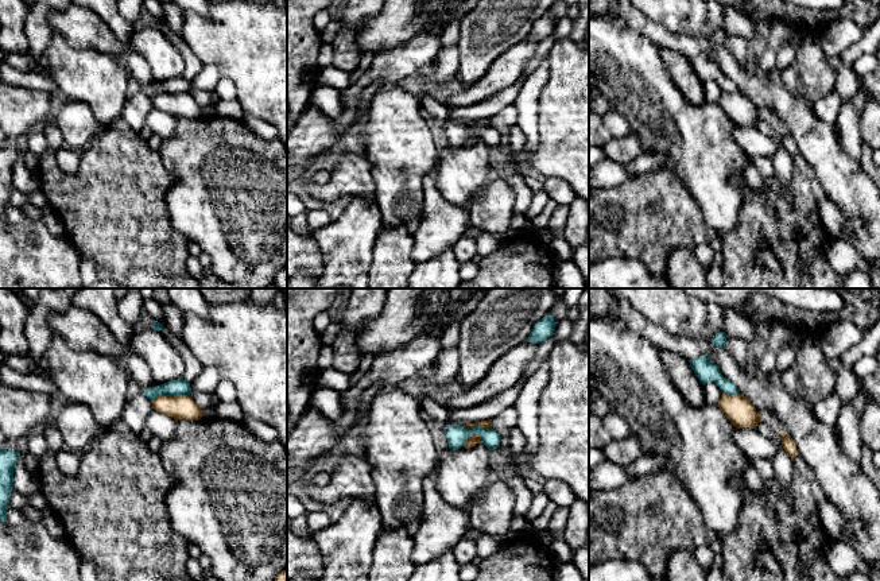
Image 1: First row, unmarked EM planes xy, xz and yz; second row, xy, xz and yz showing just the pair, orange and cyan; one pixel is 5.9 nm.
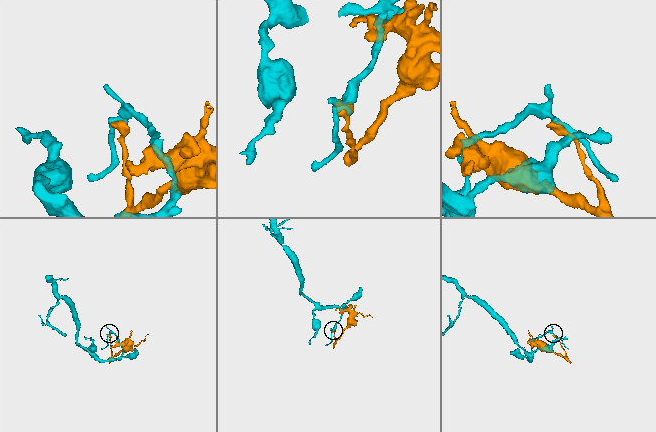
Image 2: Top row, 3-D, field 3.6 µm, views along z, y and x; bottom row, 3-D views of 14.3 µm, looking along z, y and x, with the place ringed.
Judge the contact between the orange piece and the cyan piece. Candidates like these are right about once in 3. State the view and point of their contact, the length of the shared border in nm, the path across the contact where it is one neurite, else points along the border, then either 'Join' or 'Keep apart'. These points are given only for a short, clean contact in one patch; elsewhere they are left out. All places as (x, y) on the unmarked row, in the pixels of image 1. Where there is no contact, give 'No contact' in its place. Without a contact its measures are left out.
Touches orange at xy (170, 93). Shared border 240 nm. Keep apart

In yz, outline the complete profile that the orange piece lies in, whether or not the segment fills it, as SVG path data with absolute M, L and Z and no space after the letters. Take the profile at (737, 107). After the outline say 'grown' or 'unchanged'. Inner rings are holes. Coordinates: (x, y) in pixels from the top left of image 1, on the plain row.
M722 92L717 104L737 127L756 127L757 121L763 116L763 113L756 109L751 98L743 92L733 94Z; unchanged

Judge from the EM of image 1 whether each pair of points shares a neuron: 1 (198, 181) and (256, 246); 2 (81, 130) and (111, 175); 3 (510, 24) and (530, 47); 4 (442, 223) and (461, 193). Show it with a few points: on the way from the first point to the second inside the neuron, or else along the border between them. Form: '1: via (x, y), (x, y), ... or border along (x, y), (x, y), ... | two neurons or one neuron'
1: via (210, 197), (243, 229) | one neuron
2: border along (96, 135), (81, 153) | two neurons
3: border along (524, 38), (497, 57) | two neurons
4: border along (434, 179), (438, 192), (445, 198), (465, 208) | two neurons

